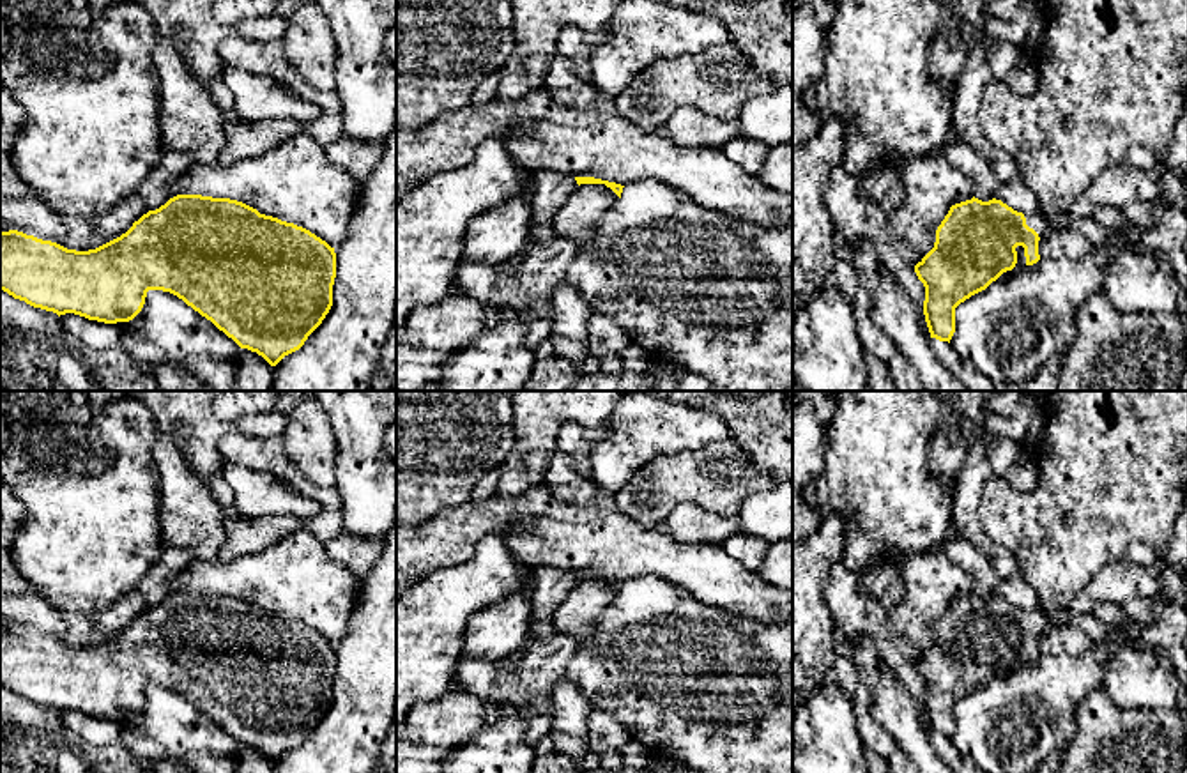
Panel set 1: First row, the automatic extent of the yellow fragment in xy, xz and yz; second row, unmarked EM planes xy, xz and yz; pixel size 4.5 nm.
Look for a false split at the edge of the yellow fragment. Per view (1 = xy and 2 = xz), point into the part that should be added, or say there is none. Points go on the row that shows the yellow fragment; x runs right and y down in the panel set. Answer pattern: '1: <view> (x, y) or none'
1: none
2: none

